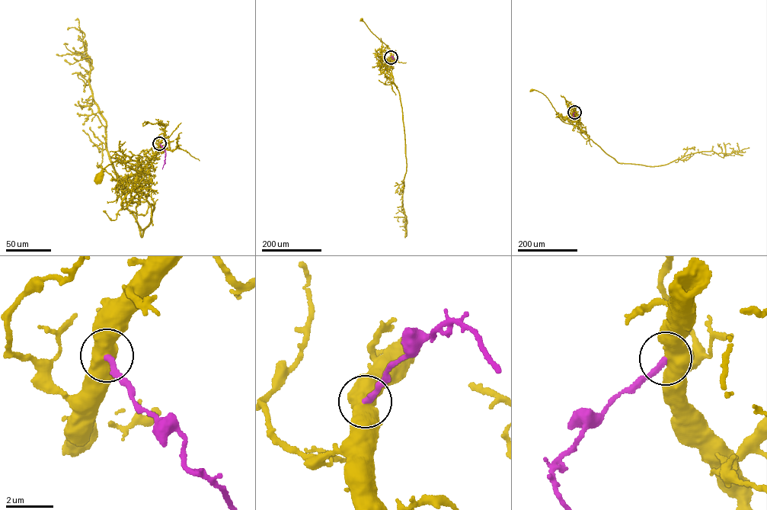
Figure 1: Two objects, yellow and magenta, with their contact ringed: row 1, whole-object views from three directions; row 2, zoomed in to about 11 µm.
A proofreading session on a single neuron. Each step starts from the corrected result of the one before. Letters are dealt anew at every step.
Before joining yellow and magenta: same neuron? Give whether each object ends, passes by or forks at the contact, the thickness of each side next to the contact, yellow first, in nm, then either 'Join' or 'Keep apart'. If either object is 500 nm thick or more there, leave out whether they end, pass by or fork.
Thickness 550 nm (yellow) against 260 nm. Keep apart

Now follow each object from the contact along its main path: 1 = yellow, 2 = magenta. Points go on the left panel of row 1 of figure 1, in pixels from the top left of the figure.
1: (159, 143), (158, 150), (136, 177), (133, 190), (144, 175), (124, 163), (111, 162), (102, 170), (100, 178)
2: (159, 143), (165, 152), (162, 169)

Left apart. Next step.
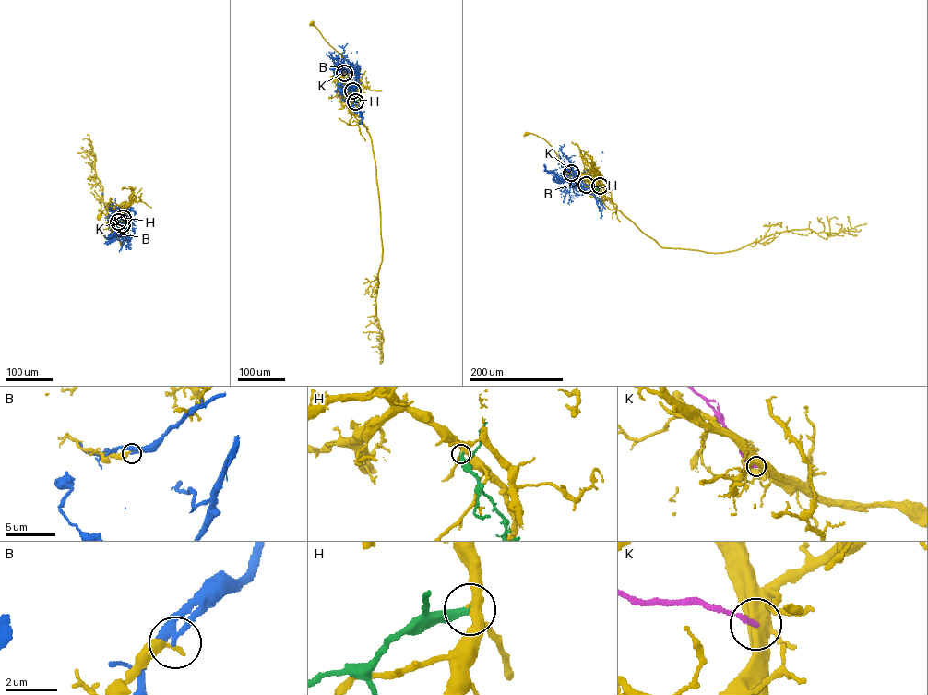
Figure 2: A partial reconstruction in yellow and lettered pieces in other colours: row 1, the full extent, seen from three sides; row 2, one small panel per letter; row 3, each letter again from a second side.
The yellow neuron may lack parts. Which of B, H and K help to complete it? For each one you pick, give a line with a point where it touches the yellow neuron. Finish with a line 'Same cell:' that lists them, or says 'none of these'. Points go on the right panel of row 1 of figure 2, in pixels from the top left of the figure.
Same cell: none of these

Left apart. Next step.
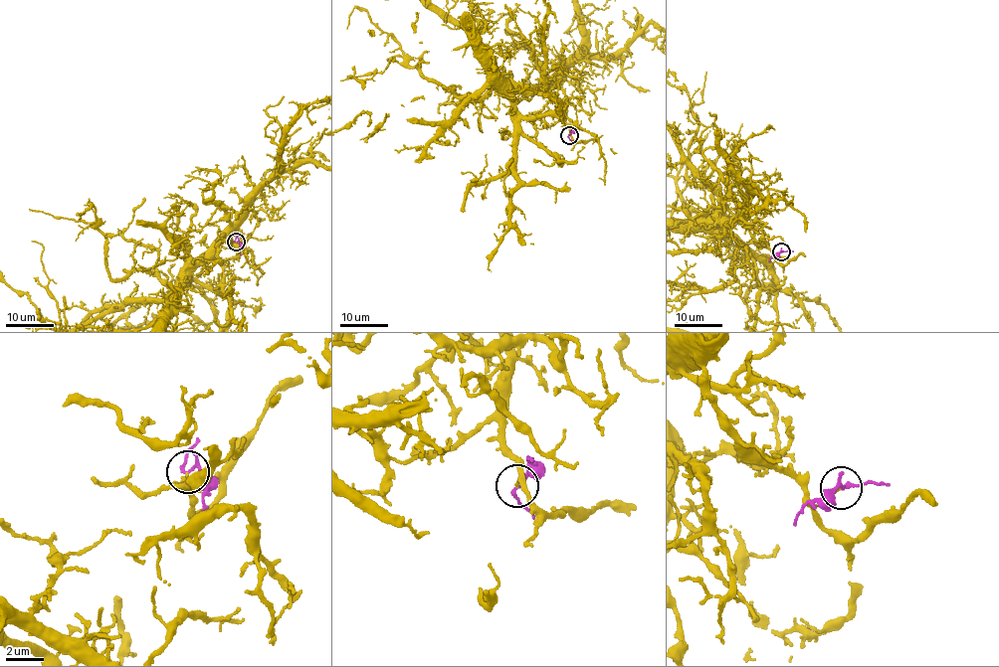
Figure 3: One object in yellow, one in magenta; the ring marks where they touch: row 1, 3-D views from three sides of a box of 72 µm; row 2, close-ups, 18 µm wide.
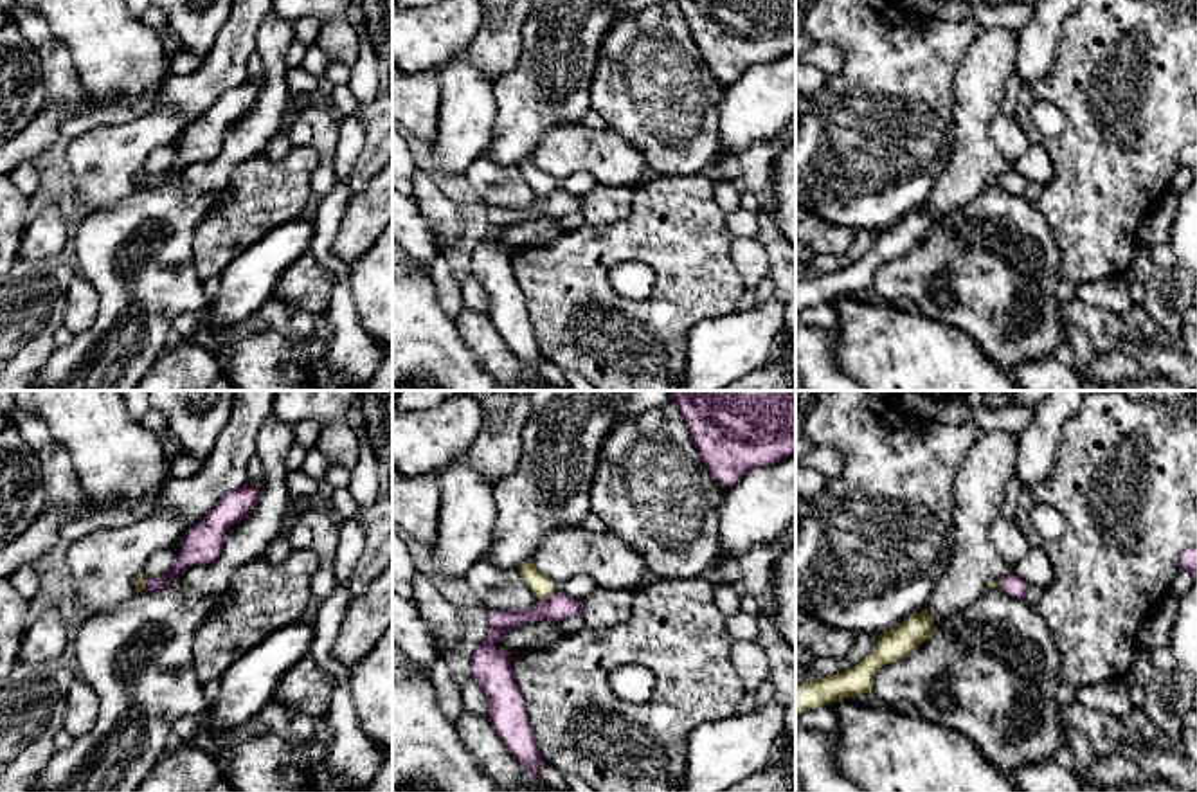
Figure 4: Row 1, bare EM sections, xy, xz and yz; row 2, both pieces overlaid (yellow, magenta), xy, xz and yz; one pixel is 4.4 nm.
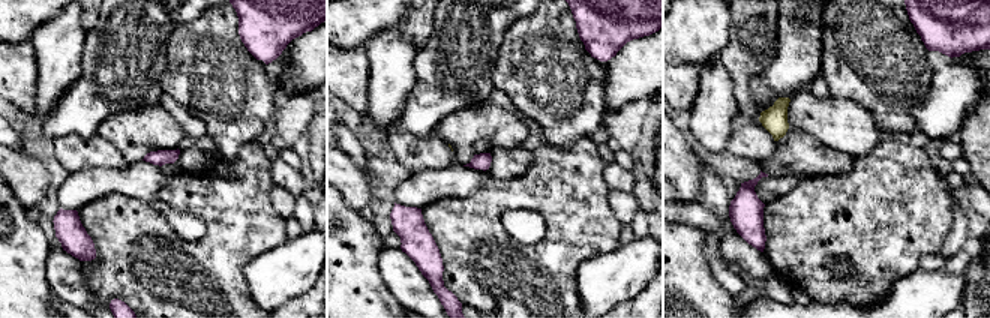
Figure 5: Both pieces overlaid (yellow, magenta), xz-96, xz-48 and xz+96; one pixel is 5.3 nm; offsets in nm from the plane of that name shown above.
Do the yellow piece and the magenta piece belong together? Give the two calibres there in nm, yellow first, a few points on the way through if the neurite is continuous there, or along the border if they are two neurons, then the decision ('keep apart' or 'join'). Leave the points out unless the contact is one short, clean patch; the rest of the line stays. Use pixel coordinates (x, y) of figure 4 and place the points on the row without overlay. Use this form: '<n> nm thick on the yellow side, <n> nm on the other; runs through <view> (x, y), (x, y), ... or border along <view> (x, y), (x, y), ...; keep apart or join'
90 nm thick on the yellow side, 120 nm on the other; border along xz (555, 188), (540, 197); keep apart

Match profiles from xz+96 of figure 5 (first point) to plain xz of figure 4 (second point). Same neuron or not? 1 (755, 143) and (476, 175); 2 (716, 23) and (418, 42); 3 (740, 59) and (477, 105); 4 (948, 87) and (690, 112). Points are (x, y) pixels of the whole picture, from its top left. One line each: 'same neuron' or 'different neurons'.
1: same neuron
2: same neuron
3: different neurons
4: different neurons

